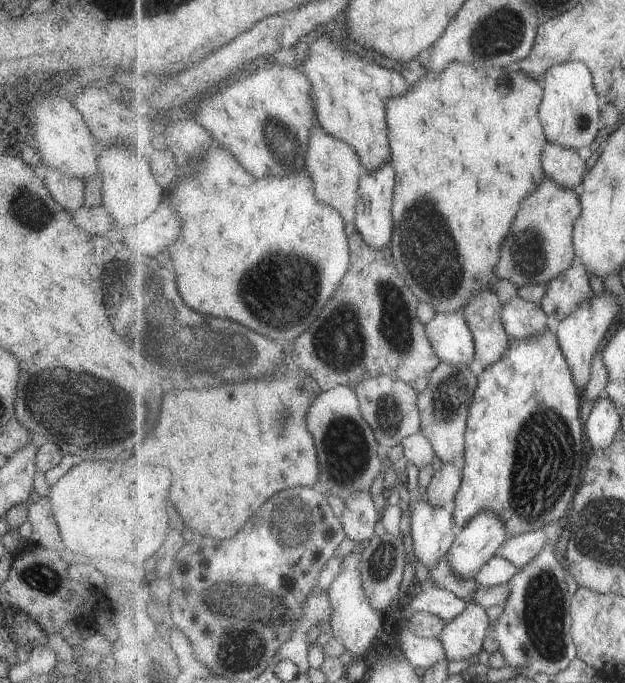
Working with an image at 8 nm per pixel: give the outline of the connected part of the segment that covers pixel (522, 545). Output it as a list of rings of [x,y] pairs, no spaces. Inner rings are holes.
[[[544,529],[511,537],[507,540],[499,554],[522,569],[546,547],[548,542],[546,534],[547,532]]]

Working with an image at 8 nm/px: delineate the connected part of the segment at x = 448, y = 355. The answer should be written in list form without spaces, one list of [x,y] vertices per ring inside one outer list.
[[[437,313],[426,326],[437,356],[458,367],[472,366],[476,358],[476,340],[462,313]]]

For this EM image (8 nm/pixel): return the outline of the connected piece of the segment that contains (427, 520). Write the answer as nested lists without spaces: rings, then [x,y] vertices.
[[[425,497],[417,503],[411,503],[411,533],[413,538],[414,557],[428,569],[434,569],[456,541],[458,529],[454,515],[443,507],[434,507]]]

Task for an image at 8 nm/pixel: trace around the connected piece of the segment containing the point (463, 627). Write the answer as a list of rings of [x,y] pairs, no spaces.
[[[468,603],[457,618],[447,623],[439,637],[447,660],[475,659],[483,650],[491,625],[484,606]]]

